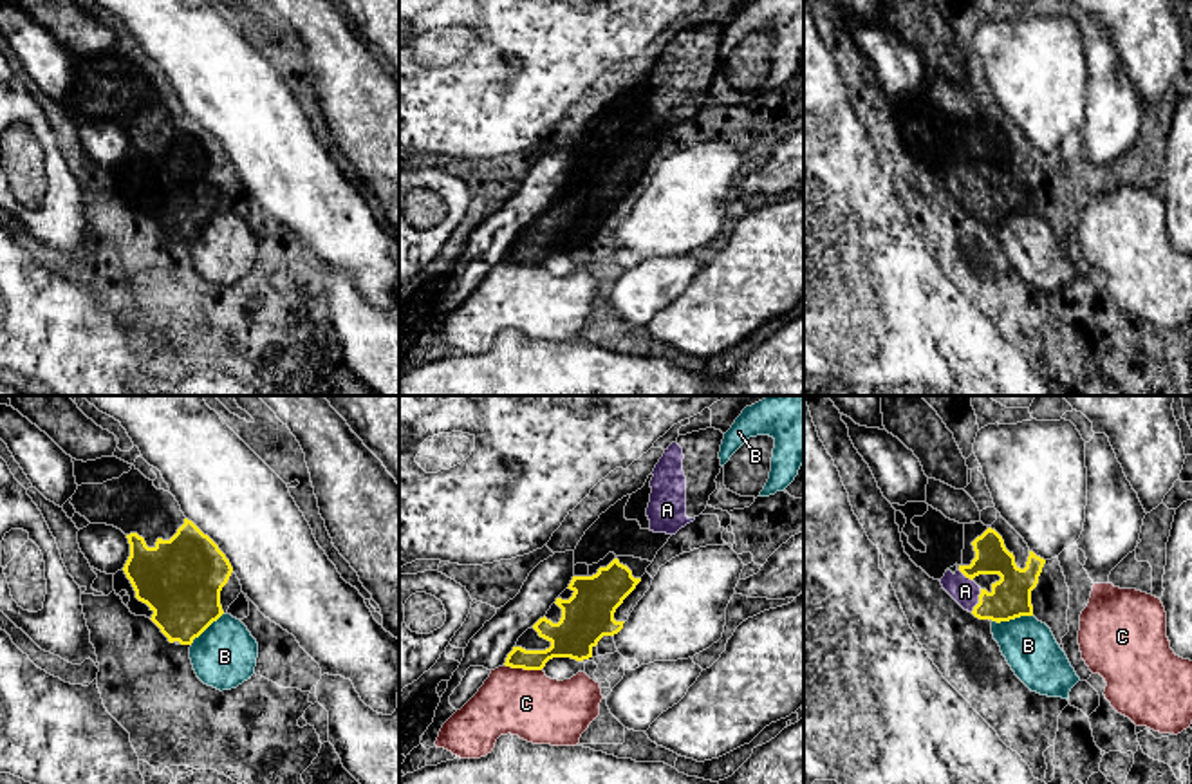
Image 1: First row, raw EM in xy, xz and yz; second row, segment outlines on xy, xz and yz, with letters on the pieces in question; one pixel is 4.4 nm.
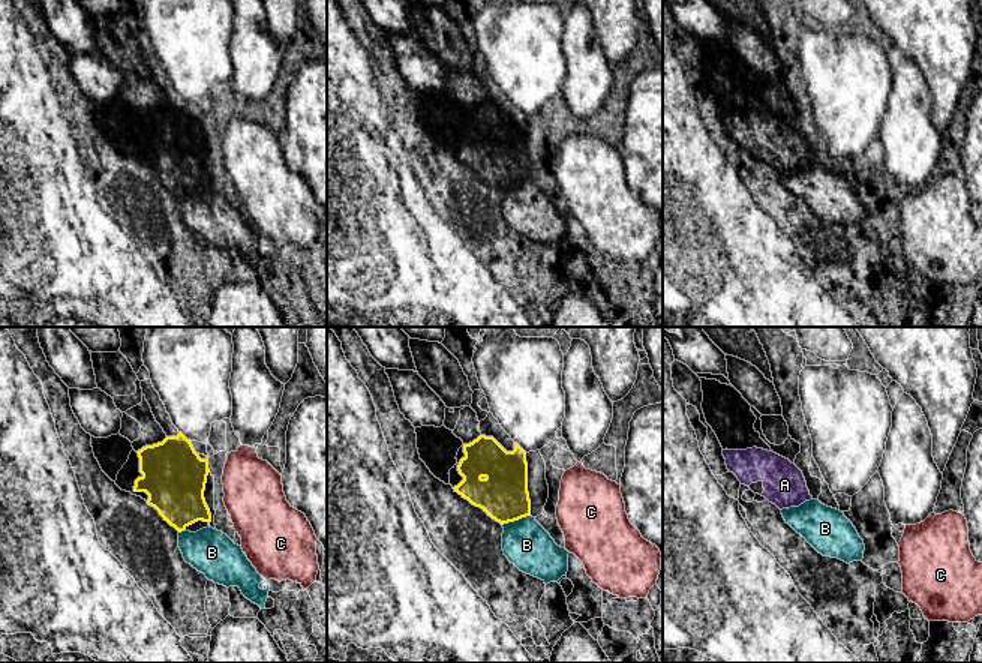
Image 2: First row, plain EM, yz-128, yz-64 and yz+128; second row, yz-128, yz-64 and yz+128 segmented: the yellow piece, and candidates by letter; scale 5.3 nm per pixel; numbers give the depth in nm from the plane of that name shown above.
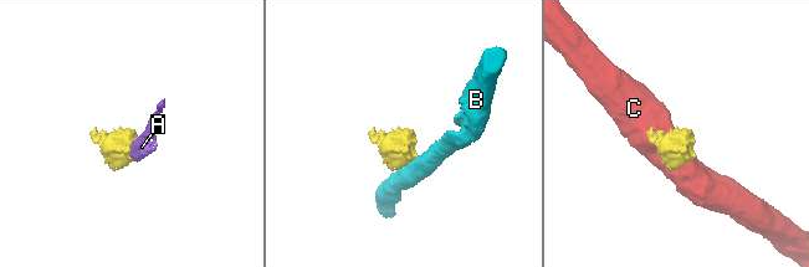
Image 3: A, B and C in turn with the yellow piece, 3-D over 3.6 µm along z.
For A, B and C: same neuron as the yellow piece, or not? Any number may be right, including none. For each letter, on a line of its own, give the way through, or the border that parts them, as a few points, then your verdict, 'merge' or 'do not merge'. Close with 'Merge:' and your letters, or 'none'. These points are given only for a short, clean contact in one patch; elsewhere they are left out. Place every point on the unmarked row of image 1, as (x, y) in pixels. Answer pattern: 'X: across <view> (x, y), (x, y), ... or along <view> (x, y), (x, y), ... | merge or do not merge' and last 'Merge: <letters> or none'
A: across yz (1010, 192), (1006, 196), (979, 196), (965, 186) | merge
B: along yz (1032, 210), (992, 217) | do not merge
C: do not merge
Merge: A

